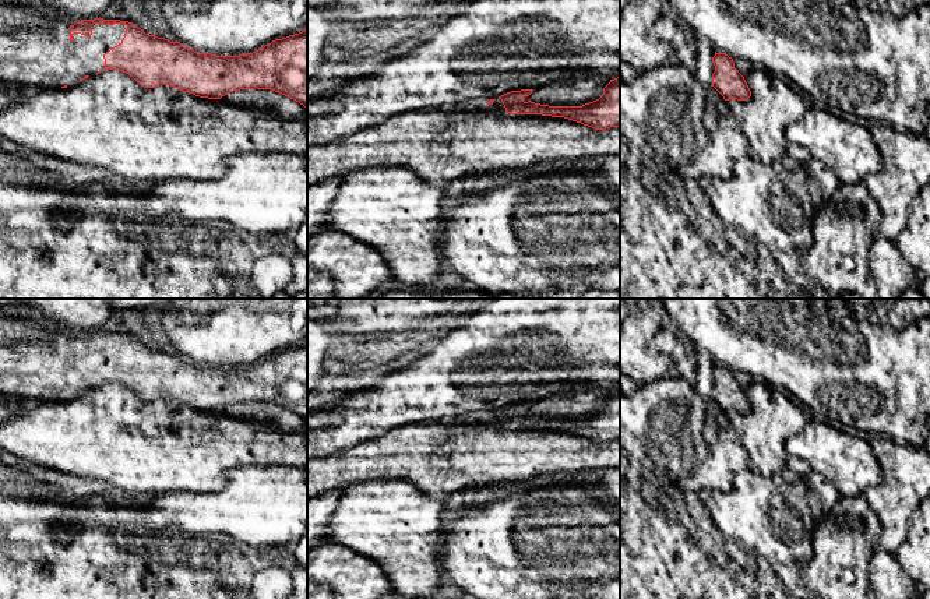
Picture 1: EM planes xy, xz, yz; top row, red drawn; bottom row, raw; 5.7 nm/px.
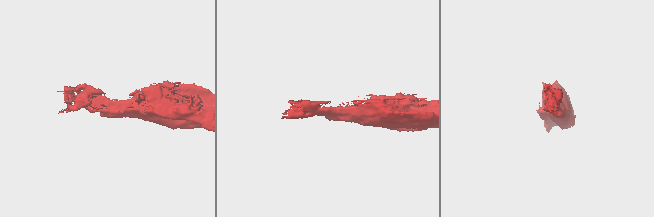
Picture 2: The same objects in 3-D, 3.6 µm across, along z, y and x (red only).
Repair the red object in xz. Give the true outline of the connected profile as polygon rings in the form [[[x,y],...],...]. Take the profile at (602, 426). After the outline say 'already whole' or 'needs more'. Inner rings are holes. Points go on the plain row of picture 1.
[[[620,390],[610,392],[603,401],[603,408],[582,419],[549,419],[525,415],[533,402],[511,404],[499,409],[510,427],[542,427],[564,430],[595,443],[620,440]]] | already whole

